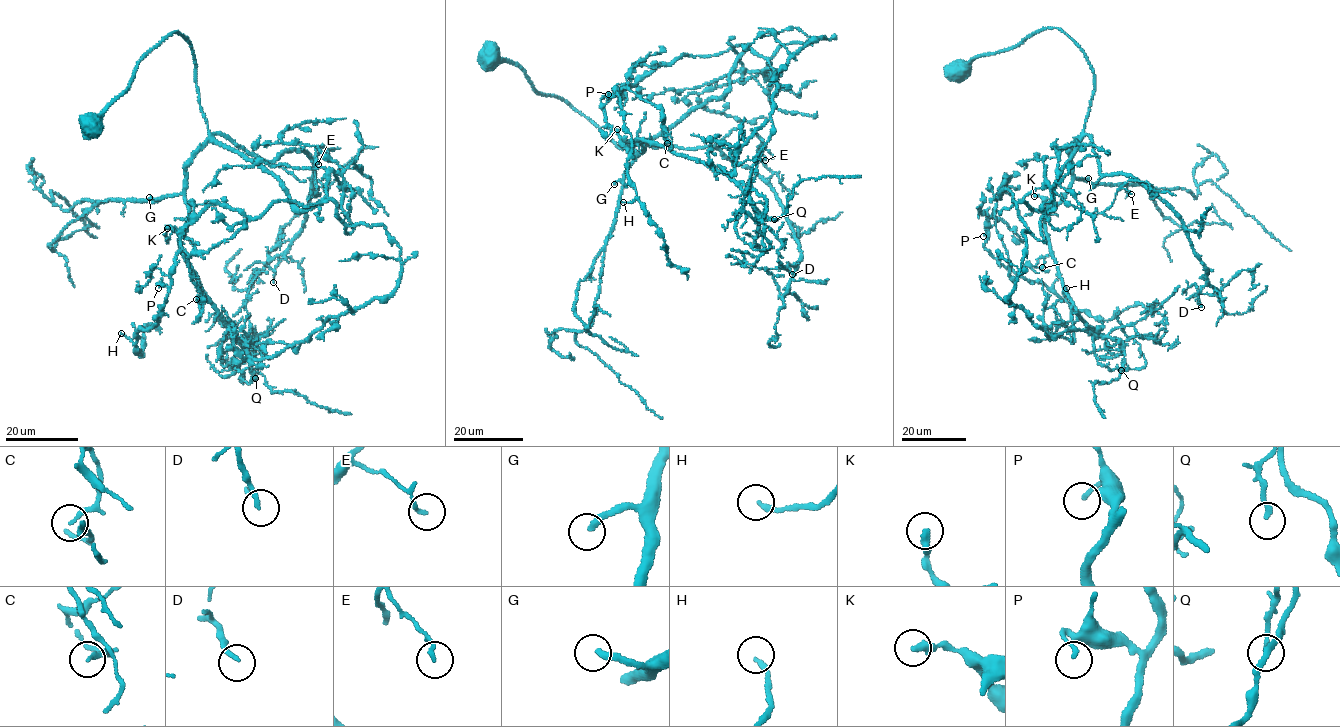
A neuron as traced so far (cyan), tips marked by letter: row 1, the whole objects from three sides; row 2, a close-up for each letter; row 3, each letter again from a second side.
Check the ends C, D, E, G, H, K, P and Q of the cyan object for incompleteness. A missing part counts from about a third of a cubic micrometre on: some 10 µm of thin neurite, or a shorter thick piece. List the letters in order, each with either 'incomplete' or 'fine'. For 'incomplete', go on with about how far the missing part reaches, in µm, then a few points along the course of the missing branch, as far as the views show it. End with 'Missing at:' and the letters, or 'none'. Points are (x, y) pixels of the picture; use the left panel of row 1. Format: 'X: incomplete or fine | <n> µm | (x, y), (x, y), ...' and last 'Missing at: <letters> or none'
C: fine
D: incomplete | 20 µm | (273, 282), (276, 294), (272, 333)
E: fine
G: incomplete | 60 µm
H: fine
K: incomplete | 8 µm
P: fine
Q: fine
Missing at: D, G, K

